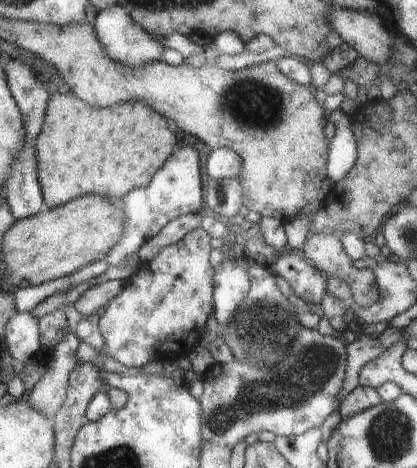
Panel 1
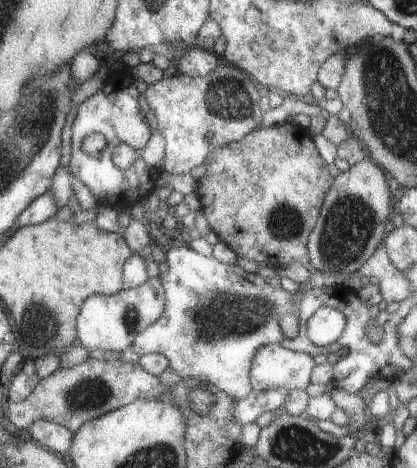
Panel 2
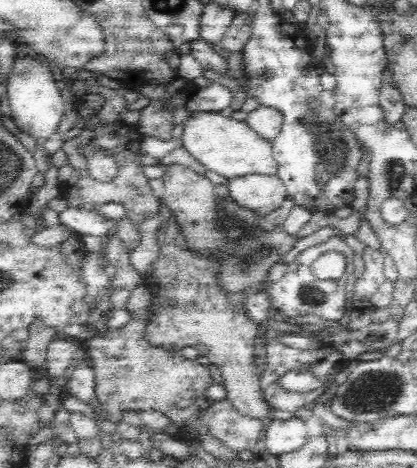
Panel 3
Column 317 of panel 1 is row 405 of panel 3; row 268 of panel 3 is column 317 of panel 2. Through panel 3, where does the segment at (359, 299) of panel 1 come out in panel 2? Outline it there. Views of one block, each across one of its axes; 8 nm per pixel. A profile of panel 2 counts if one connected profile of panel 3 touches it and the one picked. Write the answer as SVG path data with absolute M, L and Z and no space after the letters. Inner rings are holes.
M279 122L279 124L273 124L269 128L259 128L255 130L253 134L247 134L245 138L241 138L239 142L231 142L227 144L223 150L215 152L207 162L207 172L203 178L199 178L199 188L197 188L197 194L201 196L201 206L203 206L203 212L209 220L209 226L211 230L235 252L235 256L239 258L239 264L245 264L245 260L251 260L251 262L257 262L259 266L269 266L273 270L279 270L279 268L285 268L285 266L291 266L291 264L305 264L309 268L309 256L307 256L307 234L313 230L313 224L315 224L315 218L319 214L319 206L327 194L327 190L331 188L333 184L333 178L329 176L327 172L327 164L321 160L321 156L317 154L315 150L315 144L311 140L311 134L307 128L301 128L297 124L291 124L291 122Z

